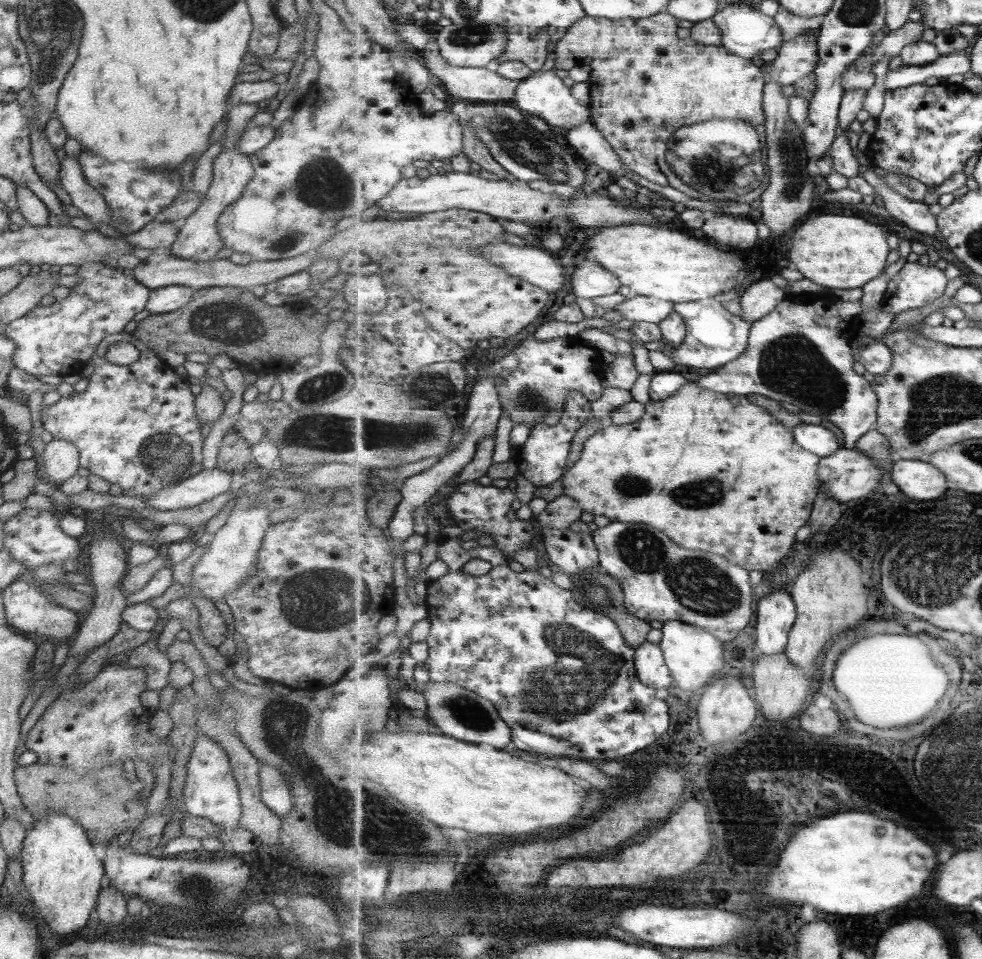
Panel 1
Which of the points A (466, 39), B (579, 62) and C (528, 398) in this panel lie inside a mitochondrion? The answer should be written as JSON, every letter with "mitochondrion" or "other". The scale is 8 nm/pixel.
{"A":"mitochondrion","B":"other","C":"mitochondrion"}

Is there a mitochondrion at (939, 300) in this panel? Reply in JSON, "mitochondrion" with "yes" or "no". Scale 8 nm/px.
{"mitochondrion":"no"}

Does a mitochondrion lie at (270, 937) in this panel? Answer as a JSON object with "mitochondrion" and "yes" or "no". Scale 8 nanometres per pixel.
{"mitochondrion":"no"}

